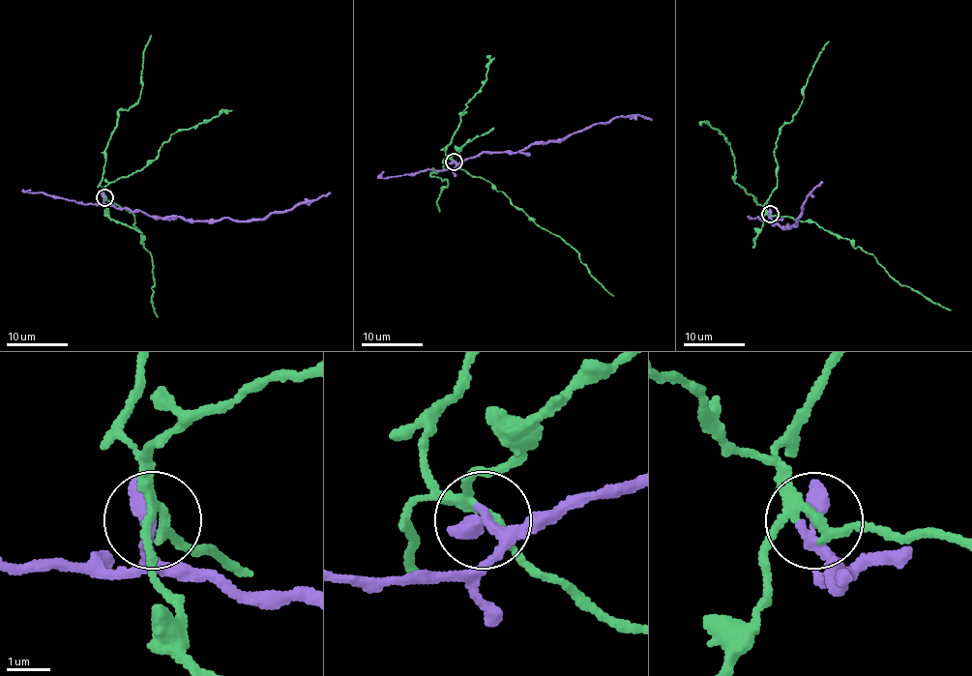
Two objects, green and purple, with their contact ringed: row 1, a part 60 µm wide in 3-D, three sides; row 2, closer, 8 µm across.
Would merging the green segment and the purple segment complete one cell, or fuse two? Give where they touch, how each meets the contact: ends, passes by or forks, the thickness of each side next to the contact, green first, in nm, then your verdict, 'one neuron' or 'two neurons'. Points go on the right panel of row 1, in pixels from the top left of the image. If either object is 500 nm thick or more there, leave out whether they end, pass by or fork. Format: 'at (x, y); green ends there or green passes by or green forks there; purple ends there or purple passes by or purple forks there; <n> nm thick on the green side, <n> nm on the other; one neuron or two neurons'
at (770, 214); green forks there; purple ends there; 190 nm thick on the green side, 480 nm on the other; two neurons

